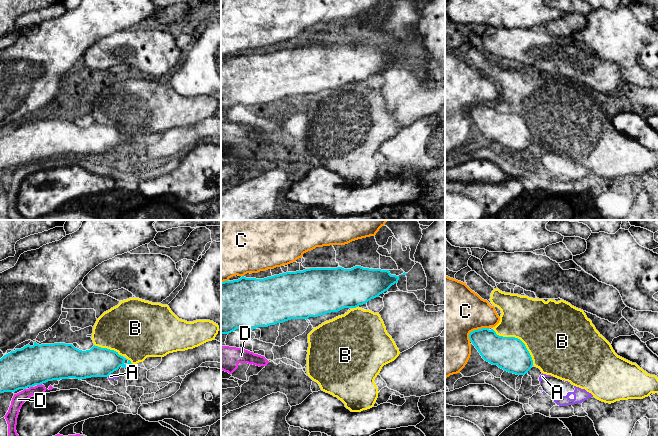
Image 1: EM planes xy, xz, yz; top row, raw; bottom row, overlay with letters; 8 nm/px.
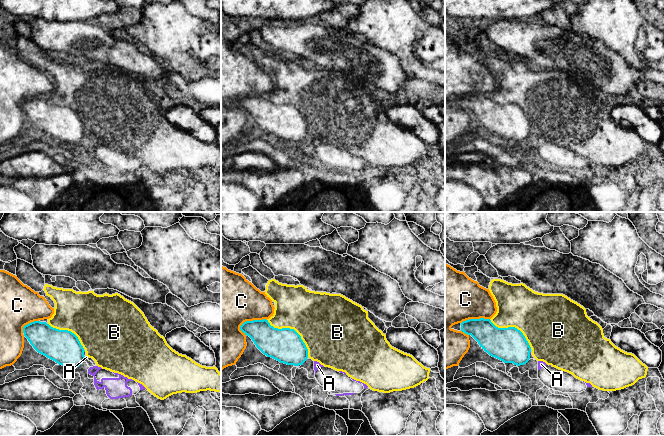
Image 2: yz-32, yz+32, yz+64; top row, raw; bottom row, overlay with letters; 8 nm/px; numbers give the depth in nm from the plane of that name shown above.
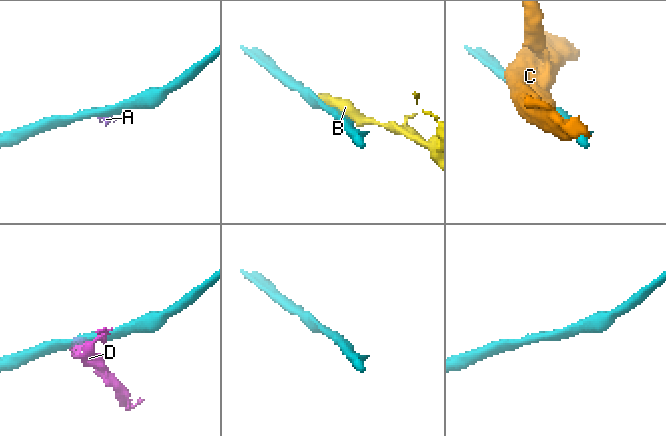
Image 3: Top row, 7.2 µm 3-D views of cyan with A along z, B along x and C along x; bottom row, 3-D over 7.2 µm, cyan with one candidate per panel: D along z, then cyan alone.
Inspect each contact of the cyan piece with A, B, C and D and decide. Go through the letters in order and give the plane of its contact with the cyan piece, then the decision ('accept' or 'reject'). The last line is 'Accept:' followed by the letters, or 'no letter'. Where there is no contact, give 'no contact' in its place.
A: xy | reject
B: yz | reject
C: yz | reject
D: xy | reject
Accept: no letter

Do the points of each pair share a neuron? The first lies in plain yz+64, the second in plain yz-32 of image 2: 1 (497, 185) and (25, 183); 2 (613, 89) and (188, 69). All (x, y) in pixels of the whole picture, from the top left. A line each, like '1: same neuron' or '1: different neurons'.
1: same neuron
2: different neurons

